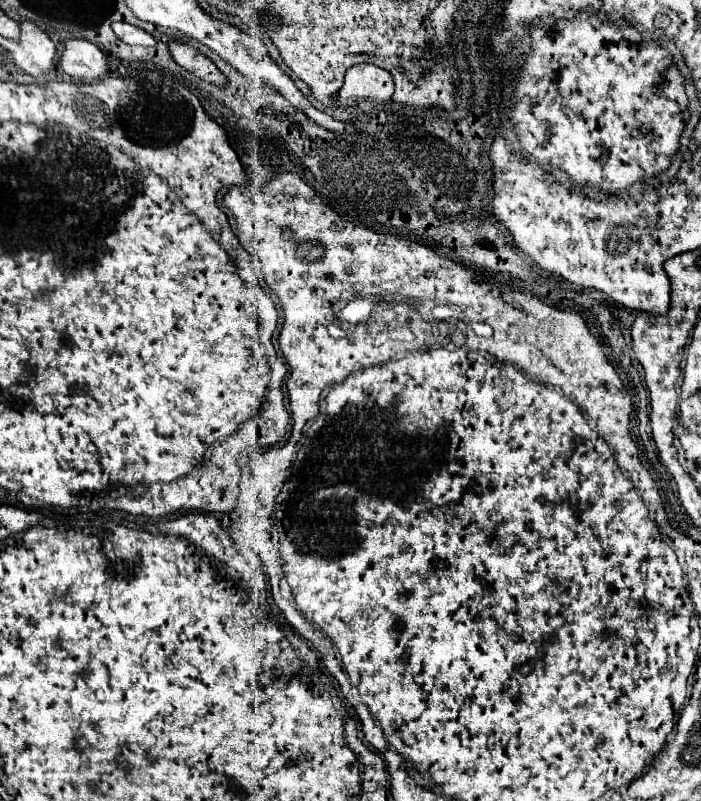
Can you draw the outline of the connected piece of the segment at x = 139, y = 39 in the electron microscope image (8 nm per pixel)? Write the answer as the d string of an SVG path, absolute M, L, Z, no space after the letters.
M112 23L112 31L118 35L118 39L122 39L128 45L142 45L142 47L154 47L156 45L156 39L150 33L138 29L130 23Z

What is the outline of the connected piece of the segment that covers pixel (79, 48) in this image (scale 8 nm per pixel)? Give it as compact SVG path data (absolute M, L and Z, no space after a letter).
M72 39L60 57L60 67L74 81L92 83L108 73L106 55L86 39Z

